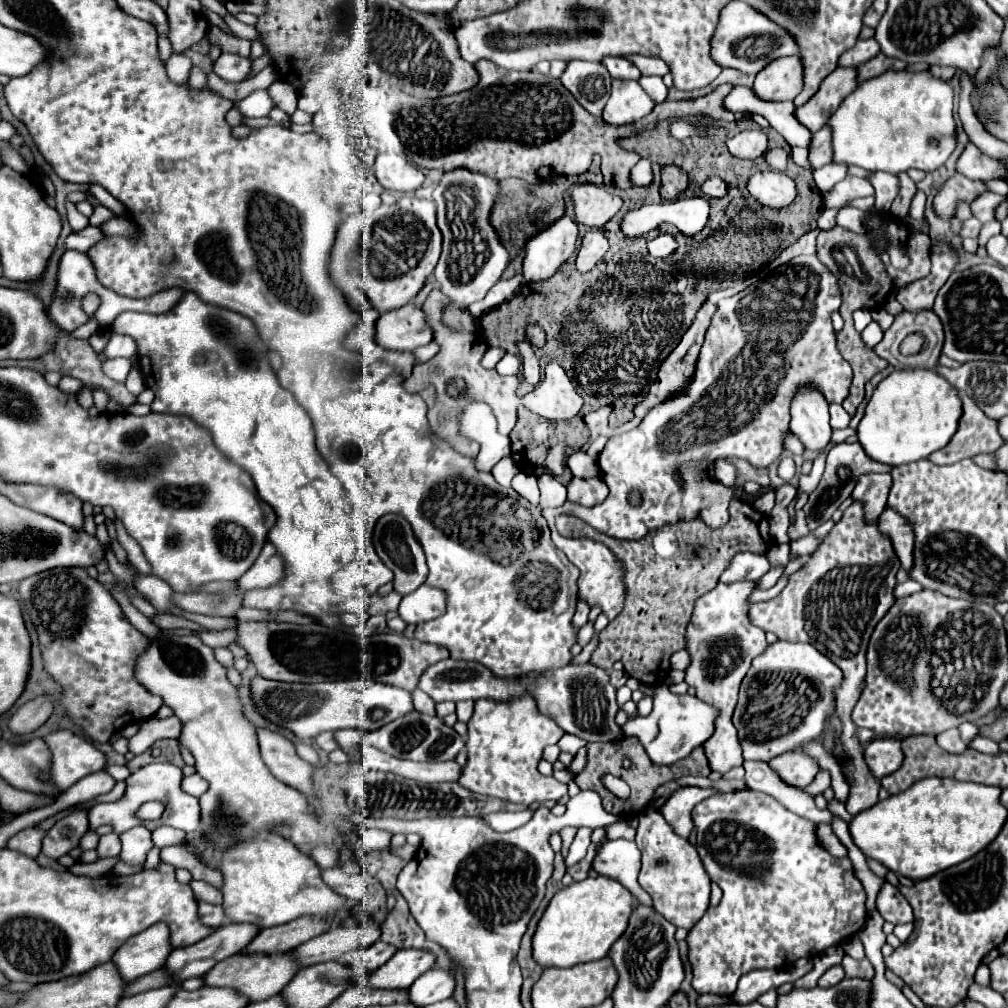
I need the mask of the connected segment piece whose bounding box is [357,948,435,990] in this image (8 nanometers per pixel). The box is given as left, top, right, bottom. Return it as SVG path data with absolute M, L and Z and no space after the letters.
M411 948L411 950L399 950L383 968L375 970L365 982L359 982L357 984L363 984L363 986L371 986L371 988L399 988L399 990L407 990L423 972L431 970L435 964L435 956L431 950L417 950L417 948Z

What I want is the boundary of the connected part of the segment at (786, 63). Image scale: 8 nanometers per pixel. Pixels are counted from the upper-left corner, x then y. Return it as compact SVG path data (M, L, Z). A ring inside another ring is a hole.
M801 56L777 58L755 78L753 90L763 100L793 100L803 90Z

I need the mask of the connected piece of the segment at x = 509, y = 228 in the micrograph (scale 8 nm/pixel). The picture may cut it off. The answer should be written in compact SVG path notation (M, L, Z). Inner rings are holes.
M559 176L555 180L545 180L539 186L527 184L525 180L515 180L515 178L507 178L507 180L499 182L501 200L495 204L495 208L491 212L491 224L495 226L501 244L511 254L511 262L509 262L509 268L505 270L503 278L513 278L515 274L521 272L521 264L525 258L525 242L531 236L535 236L537 232L545 230L555 220L559 220L561 216L565 216L565 198L563 198L563 194L567 190L565 182L567 182L565 176Z

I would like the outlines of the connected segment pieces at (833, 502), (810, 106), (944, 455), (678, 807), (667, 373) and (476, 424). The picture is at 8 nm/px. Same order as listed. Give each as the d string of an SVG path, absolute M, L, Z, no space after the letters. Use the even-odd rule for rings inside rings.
M843 442L843 444L837 444L835 448L831 448L827 454L827 466L825 466L823 478L821 478L817 490L809 496L807 504L803 506L809 530L819 528L823 522L827 522L831 518L831 514L841 506L841 502L851 496L859 476L869 474L869 472L891 472L891 470L893 468L885 468L885 464L875 464L875 460L869 460L869 456L865 456L865 452L861 452L859 442L855 442L855 444Z
M839 66L823 80L817 94L807 104L795 110L797 120L811 132L817 132L821 126L827 124L827 120L833 116L841 100L855 88L857 88L857 68Z
M959 392L963 400L963 416L959 420L959 428L949 440L941 452L933 452L929 460L933 464L955 464L957 460L971 458L975 454L995 452L999 446L1003 446L1003 438L997 432L997 422L987 418L977 404L965 396L965 392Z
M685 786L675 790L667 802L661 808L661 814L665 816L665 820L673 826L673 830L683 836L689 838L689 832L693 828L691 822L691 810L705 798L717 794L715 788L697 788L697 786Z
M705 302L701 306L701 310L697 312L691 328L685 332L683 340L679 342L679 346L663 360L661 368L659 368L659 374L657 374L657 380L653 382L653 386L649 388L649 394L645 396L645 400L635 408L635 416L641 420L651 408L655 408L657 404L661 404L661 400L667 400L669 396L681 392L681 388L685 388L685 384L689 384L689 380L693 378L693 372L695 372L695 364L697 364L697 356L699 356L699 350L701 350L701 344L703 344L703 338L705 338L705 330L713 318L713 312L715 312L715 304L711 302Z
M471 402L461 414L461 432L481 444L477 456L479 470L491 470L503 456L511 452L511 440L497 432L497 422L491 408L483 402Z

